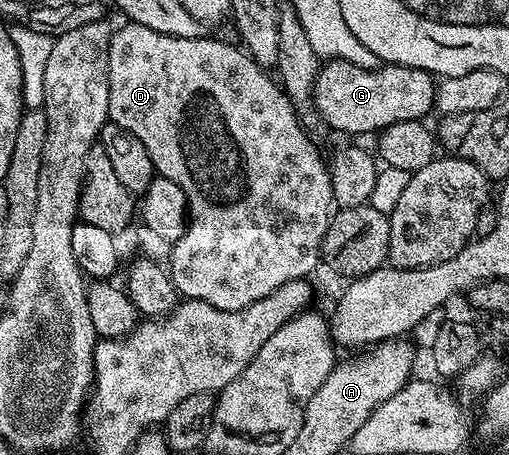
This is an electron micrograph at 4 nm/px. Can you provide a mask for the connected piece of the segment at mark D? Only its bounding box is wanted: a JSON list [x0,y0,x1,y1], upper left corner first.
[109,21,335,311]

